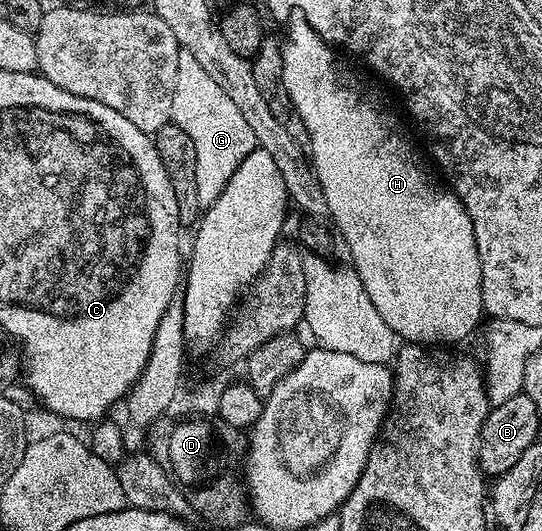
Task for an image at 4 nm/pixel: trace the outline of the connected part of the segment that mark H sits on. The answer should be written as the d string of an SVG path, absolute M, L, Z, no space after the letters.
M301 17L288 22L286 27L287 40L284 38L281 43L283 53L283 84L289 93L291 103L295 107L295 112L301 117L305 139L311 142L311 147L309 146L309 158L311 166L315 169L315 175L319 178L321 189L325 193L327 215L333 224L334 230L337 232L338 238L342 242L343 239L347 242L347 251L351 254L351 259L349 259L350 266L354 267L358 273L361 285L365 285L365 293L369 293L369 301L373 301L373 305L377 305L377 313L381 313L381 317L385 317L385 325L389 325L389 329L393 334L407 343L455 345L451 343L459 343L462 339L469 338L474 333L475 326L479 323L479 318L484 318L485 312L483 309L483 298L481 297L481 261L477 253L477 241L475 240L473 221L469 221L469 213L465 209L465 205L455 196L454 191L444 186L434 174L431 176L415 160L415 151L407 144L407 139L403 136L402 125L387 112L386 105L349 68L343 67L342 61L335 56L338 55L336 48L332 47L329 43L324 43L321 36Z

